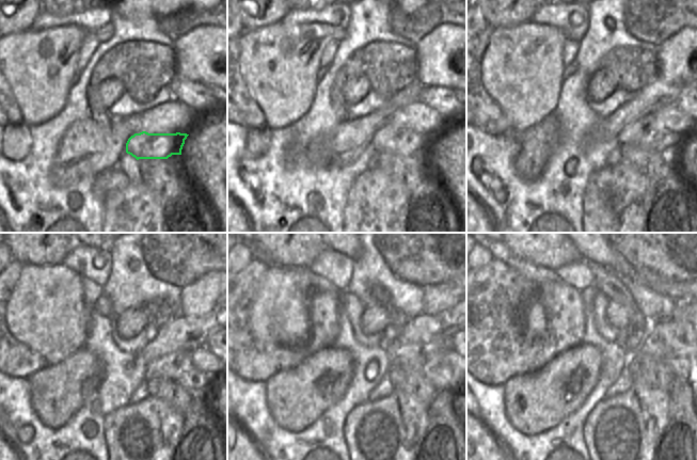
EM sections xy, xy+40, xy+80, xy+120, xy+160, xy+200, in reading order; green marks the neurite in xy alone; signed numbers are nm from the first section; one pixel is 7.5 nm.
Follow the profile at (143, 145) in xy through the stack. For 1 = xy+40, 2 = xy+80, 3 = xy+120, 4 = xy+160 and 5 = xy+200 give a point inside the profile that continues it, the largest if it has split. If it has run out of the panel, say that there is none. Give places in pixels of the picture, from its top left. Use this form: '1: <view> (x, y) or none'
1: xy+40 (400, 140)
2: xy+80 (645, 132)
3: xy+120 (177, 366)
4: xy+160 (430, 359)
5: xy+200 (675, 340)

